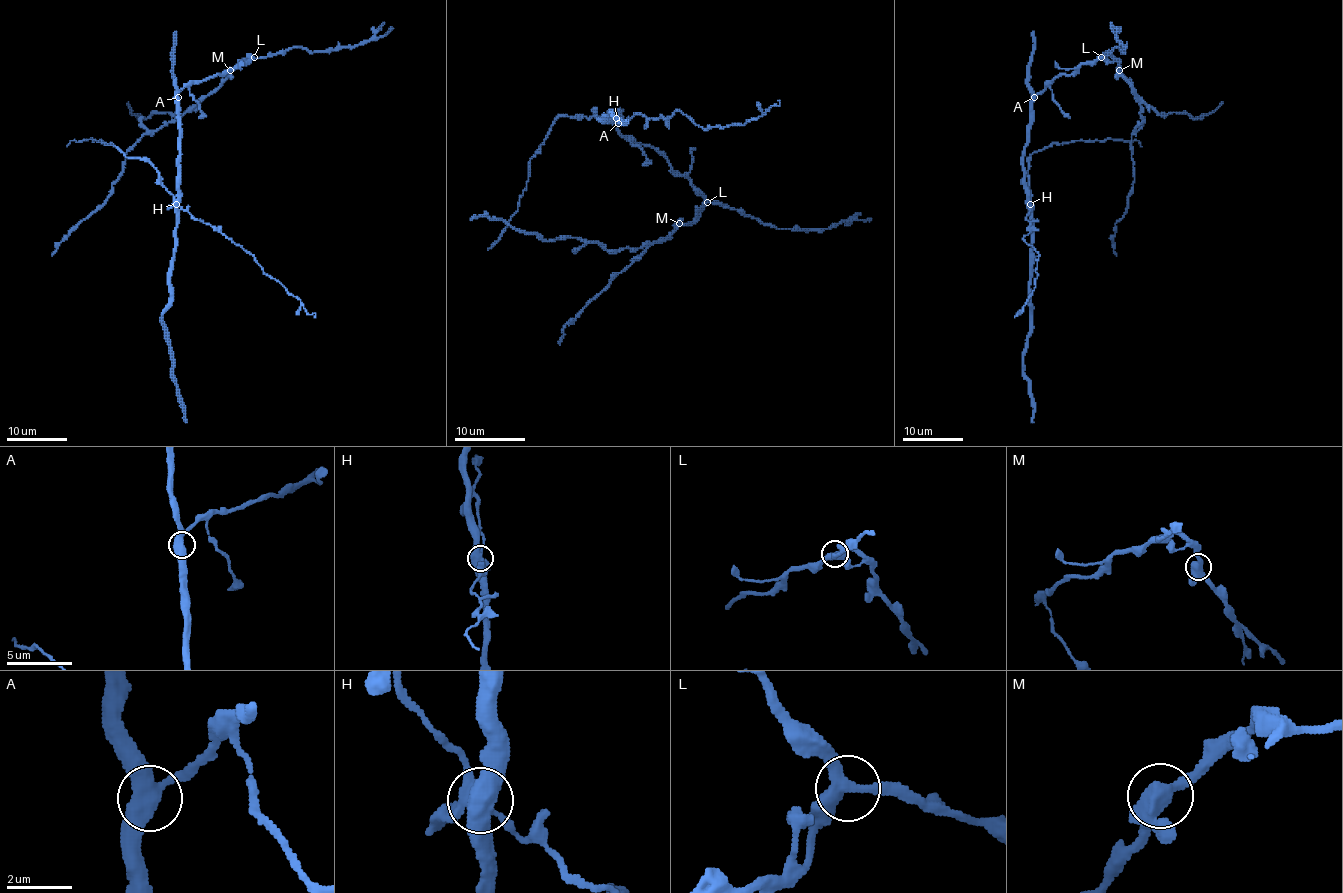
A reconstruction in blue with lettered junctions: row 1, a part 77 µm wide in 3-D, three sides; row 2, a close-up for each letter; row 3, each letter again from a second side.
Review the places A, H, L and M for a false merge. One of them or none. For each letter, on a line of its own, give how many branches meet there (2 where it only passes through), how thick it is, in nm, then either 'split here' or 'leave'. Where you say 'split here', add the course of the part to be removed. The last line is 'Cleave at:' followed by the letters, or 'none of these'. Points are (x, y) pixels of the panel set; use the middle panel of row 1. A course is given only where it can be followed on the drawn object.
A: branches 3; calibre 480 nm; leave
H: branches 5; calibre 550 nm; split here; course (616, 118), (560, 116), (553, 123), (530, 160), (528, 181), (518, 211), (488, 250)
L: branches 3; calibre 380 nm; leave
M: branches 4; calibre 440 nm; leave
Cleave at: H

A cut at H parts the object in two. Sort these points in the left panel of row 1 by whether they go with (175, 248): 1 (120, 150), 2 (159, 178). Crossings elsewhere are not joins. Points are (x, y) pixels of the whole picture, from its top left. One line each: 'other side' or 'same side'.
1: other side
2: other side

